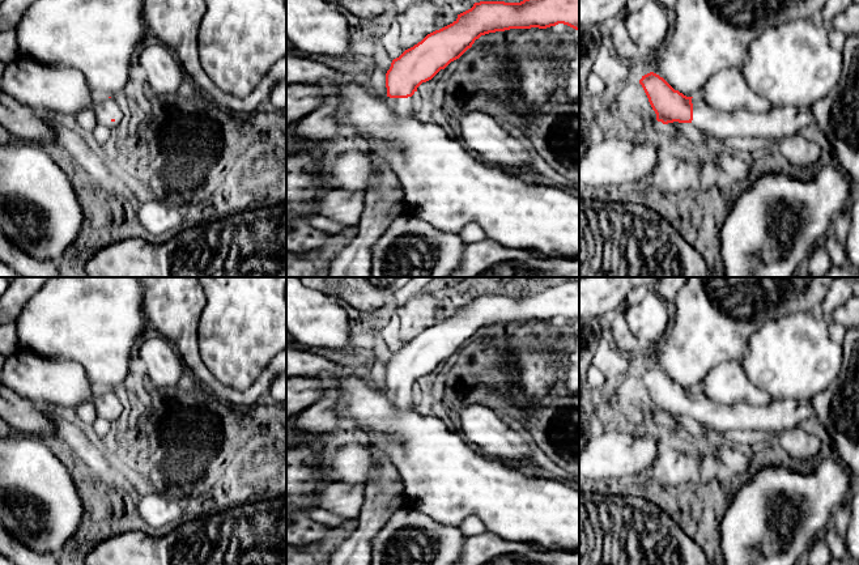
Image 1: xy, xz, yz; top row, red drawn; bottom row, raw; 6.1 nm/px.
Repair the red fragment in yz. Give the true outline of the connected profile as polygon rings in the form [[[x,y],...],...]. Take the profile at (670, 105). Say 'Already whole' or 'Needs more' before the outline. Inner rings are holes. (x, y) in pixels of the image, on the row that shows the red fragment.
Needs more. [[[654,72],[642,76],[639,84],[658,122],[663,124],[690,123],[716,139],[764,139],[773,144],[796,133],[811,133],[815,127],[812,109],[774,106],[767,112],[749,112],[747,110],[719,112],[697,95],[686,97],[675,90]]]

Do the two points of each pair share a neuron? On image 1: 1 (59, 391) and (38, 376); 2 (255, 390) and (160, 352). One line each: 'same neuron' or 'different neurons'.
1: same neuron
2: different neurons

